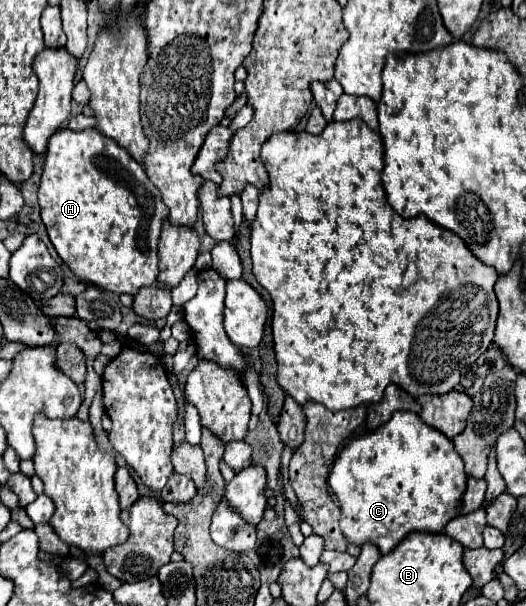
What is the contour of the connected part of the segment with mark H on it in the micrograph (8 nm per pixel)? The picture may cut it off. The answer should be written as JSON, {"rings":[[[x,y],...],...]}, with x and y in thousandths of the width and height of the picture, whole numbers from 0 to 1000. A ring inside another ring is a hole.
{"rings":[[[129,211],[110,215],[91,231],[91,251],[72,314],[80,366],[95,389],[95,399],[122,436],[186,475],[221,485],[259,485],[274,472],[289,472],[300,455],[300,393],[308,366],[319,360],[316,337],[304,327],[300,310],[285,300],[274,277],[213,228],[186,215],[141,218]]]}

